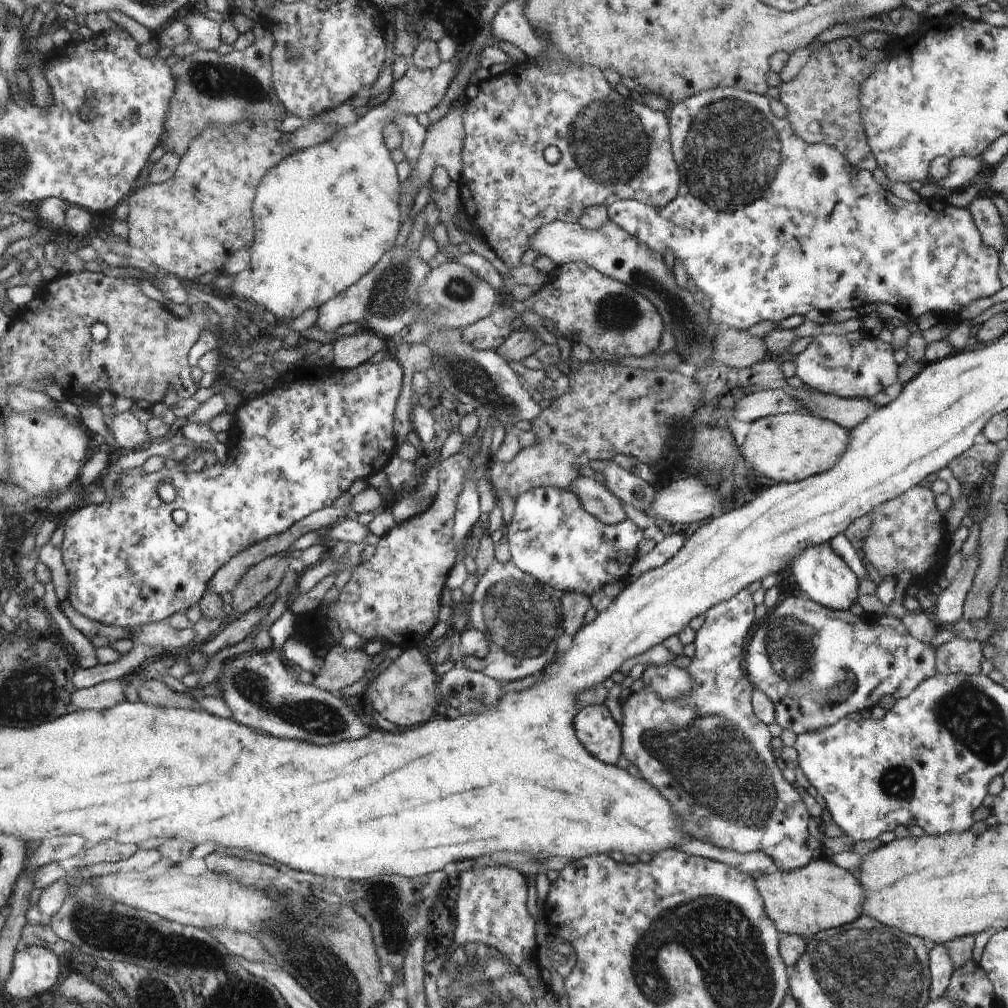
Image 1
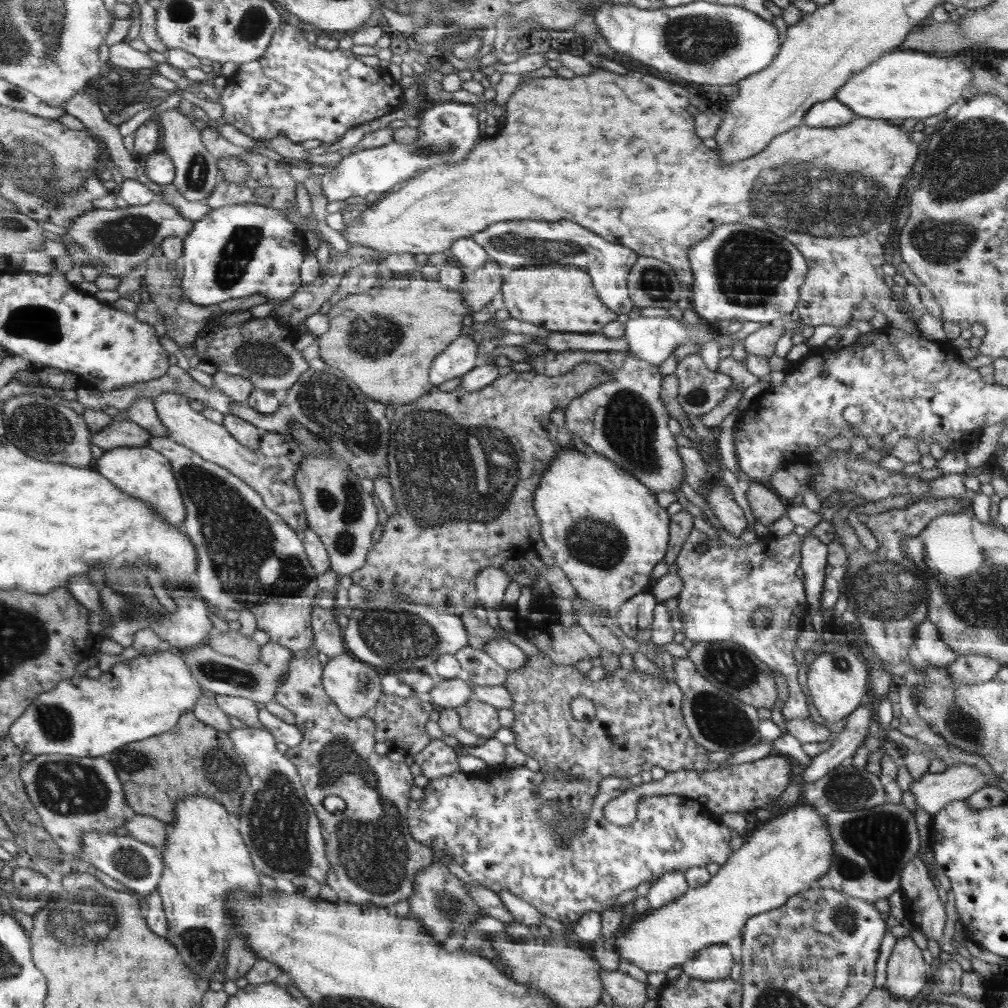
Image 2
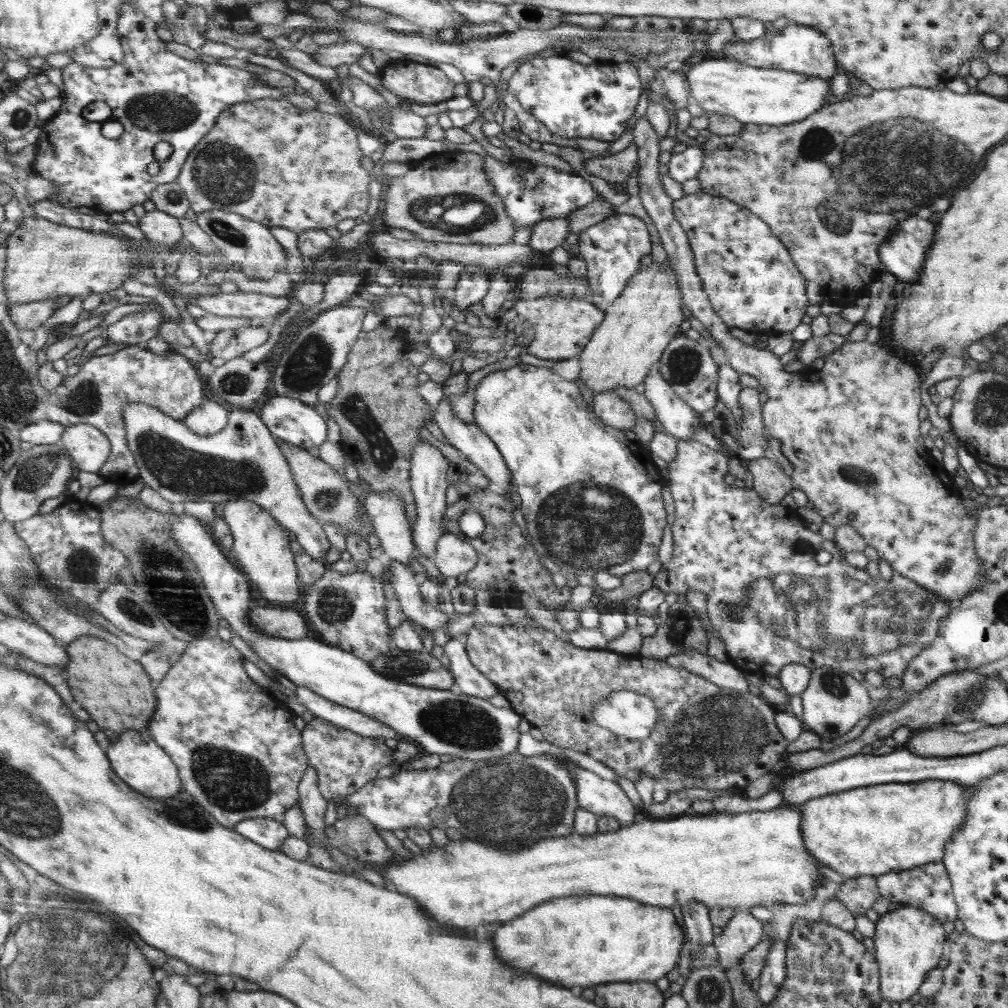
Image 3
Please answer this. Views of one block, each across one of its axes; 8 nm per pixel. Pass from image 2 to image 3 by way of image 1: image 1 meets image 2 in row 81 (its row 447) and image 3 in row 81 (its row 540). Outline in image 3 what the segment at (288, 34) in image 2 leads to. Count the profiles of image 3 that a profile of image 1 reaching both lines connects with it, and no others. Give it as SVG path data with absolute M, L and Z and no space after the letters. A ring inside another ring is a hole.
M132 3L123 6L120 19L120 41L122 41L126 58L124 62L112 68L94 68L72 62L62 69L67 96L63 96L63 104L58 113L46 121L41 128L38 140L40 152L33 170L35 173L53 180L60 189L58 196L51 200L66 208L80 209L82 206L97 208L106 214L132 211L137 205L152 201L155 190L164 184L177 182L183 173L184 165L195 148L211 133L219 118L231 106L243 102L258 101L261 98L282 99L280 88L266 86L257 78L258 70L244 70L241 64L227 66L220 63L208 63L188 60L170 50L169 42L164 42L158 34L158 25L140 7ZM96 100L103 100L113 110L108 122L116 120L123 124L125 132L119 138L104 136L104 123L91 122L84 118L84 108ZM160 142L169 142L174 150L164 161L156 158L156 146ZM159 163L157 175L150 174L150 166Z

